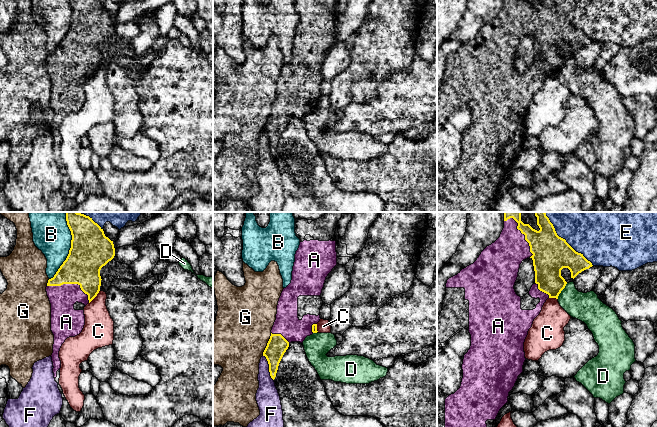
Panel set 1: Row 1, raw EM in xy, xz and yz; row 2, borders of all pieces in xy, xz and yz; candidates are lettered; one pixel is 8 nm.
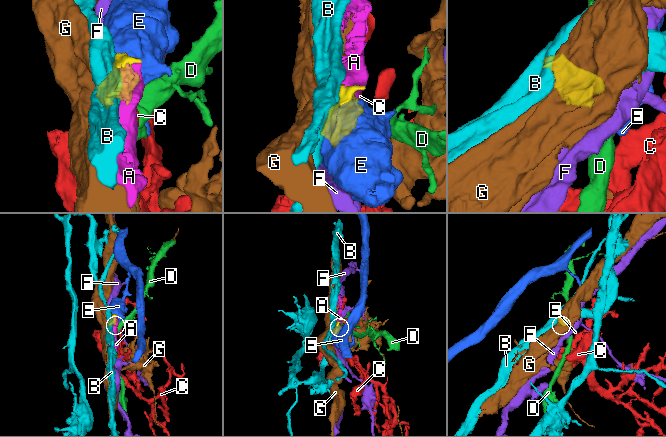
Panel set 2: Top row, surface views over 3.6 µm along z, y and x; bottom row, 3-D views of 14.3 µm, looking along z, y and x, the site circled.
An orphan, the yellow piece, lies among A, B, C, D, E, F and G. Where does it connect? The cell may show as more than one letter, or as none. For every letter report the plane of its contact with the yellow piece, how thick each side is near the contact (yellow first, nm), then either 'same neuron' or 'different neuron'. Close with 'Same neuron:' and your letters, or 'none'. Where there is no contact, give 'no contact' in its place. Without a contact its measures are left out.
A: contact in xy; calibres 300 and 220 nm; same neuron
B: contact in xy; calibres 320 and 280 nm; different neuron
C: contact in xy; calibres 280 and 240 nm; different neuron
D: contact in yz; calibres 240 and 240 nm; different neuron
E: contact in yz; calibres 300 and 320 nm; different neuron
F: contact in xz; calibres 160 and 190 nm; different neuron
G: contact in xz; calibres 160 and 460 nm; different neuron
Same neuron: A

